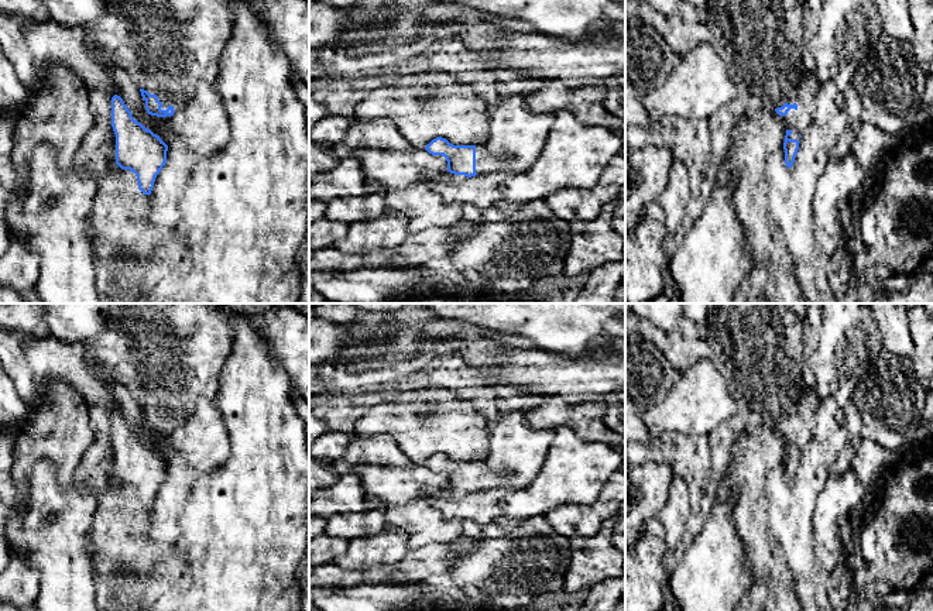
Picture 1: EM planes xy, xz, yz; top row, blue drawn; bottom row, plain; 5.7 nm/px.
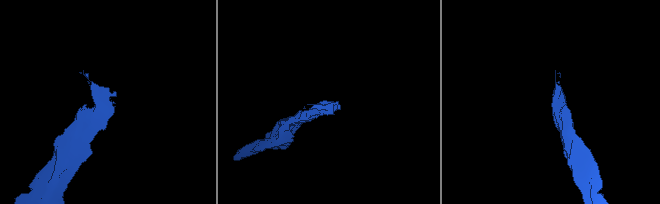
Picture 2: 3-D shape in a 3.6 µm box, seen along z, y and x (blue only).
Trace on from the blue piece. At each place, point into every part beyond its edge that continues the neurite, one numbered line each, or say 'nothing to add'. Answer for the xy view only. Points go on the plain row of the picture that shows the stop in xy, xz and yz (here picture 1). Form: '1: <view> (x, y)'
1: xy (167, 356)

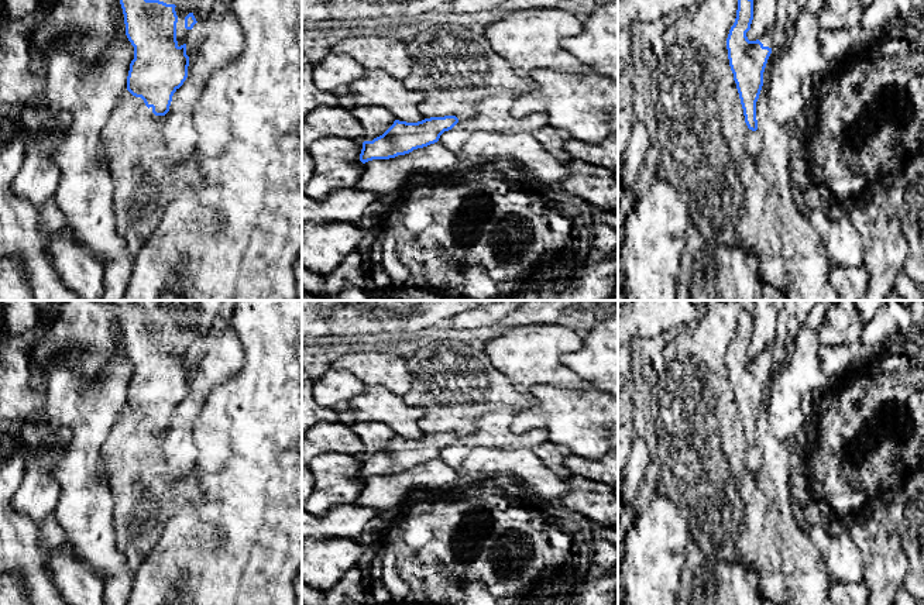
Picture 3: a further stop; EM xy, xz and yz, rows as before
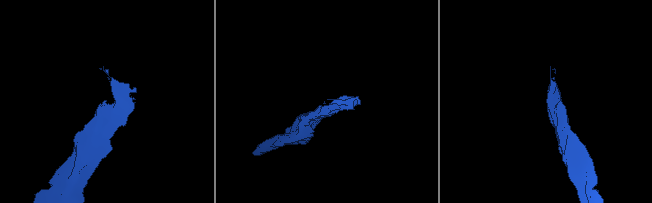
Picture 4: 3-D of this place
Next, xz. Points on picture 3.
1: xz (466, 430)

